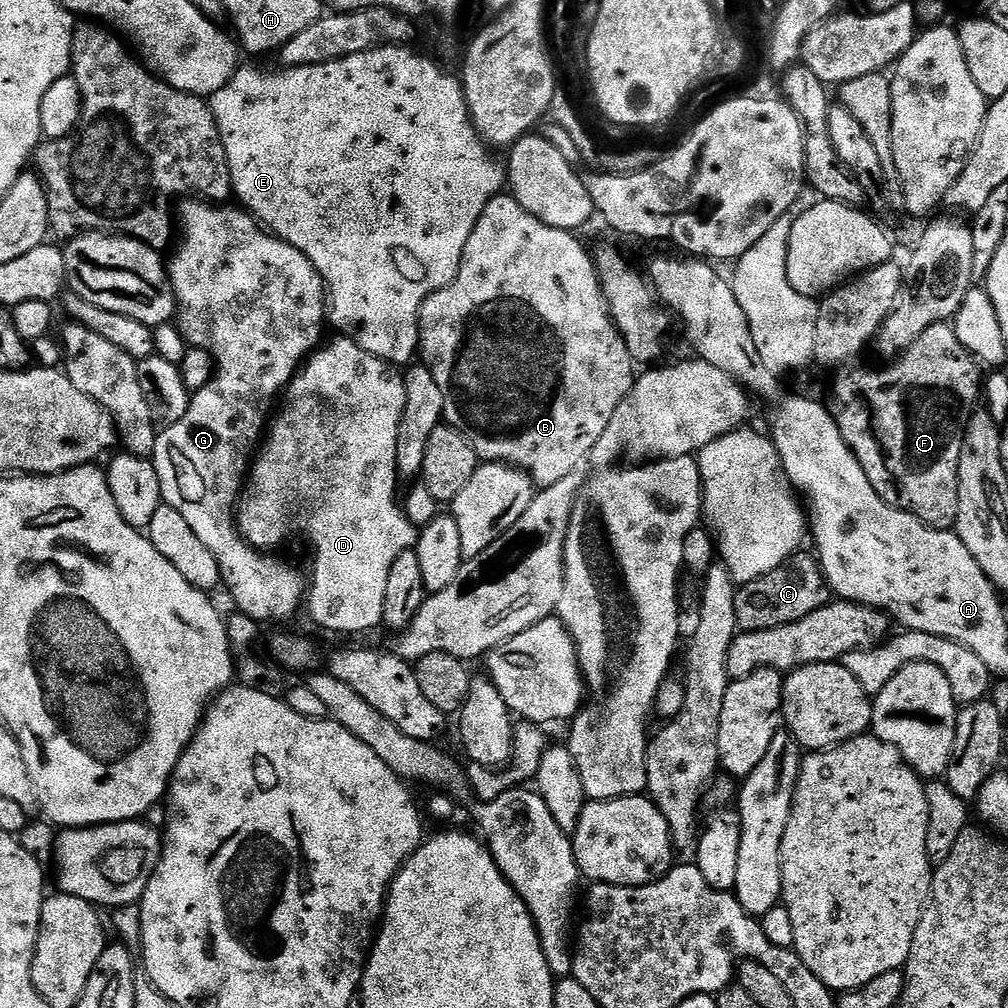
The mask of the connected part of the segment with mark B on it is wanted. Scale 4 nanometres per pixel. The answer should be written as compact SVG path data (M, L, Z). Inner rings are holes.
M511 194L495 196L486 206L484 216L478 222L470 242L466 242L460 273L456 275L454 282L430 294L420 311L419 351L422 356L424 352L423 363L432 369L444 395L445 417L457 416L461 420L459 423L481 461L515 466L530 475L533 483L540 488L549 488L568 480L571 472L583 460L585 463L591 457L594 442L602 438L602 430L606 430L610 414L614 414L614 410L618 410L618 402L622 402L622 398L630 394L638 375L630 350L626 348L622 334L608 313L608 304L604 301L592 252L584 249L583 242L576 236L579 235L573 234L567 228L555 228L542 222L525 210Z

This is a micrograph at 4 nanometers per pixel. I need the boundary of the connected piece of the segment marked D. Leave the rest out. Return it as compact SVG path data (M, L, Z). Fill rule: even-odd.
M347 338L339 339L332 341L329 339L323 346L317 348L304 361L288 384L286 395L283 397L284 405L281 406L276 421L274 421L275 416L271 421L266 432L266 439L247 473L246 483L240 493L238 527L244 539L252 547L261 550L280 550L276 548L282 547L291 536L296 536L301 532L312 543L312 576L310 572L310 587L306 592L306 612L308 608L313 622L329 628L332 632L368 632L371 628L381 627L386 606L386 582L390 582L390 568L394 566L394 562L403 552L415 549L418 539L416 525L409 522L403 507L398 503L398 498L396 502L398 430L402 422L402 414L406 410L405 373L397 365L390 364L386 360L379 360L374 354L362 350L356 341Z

